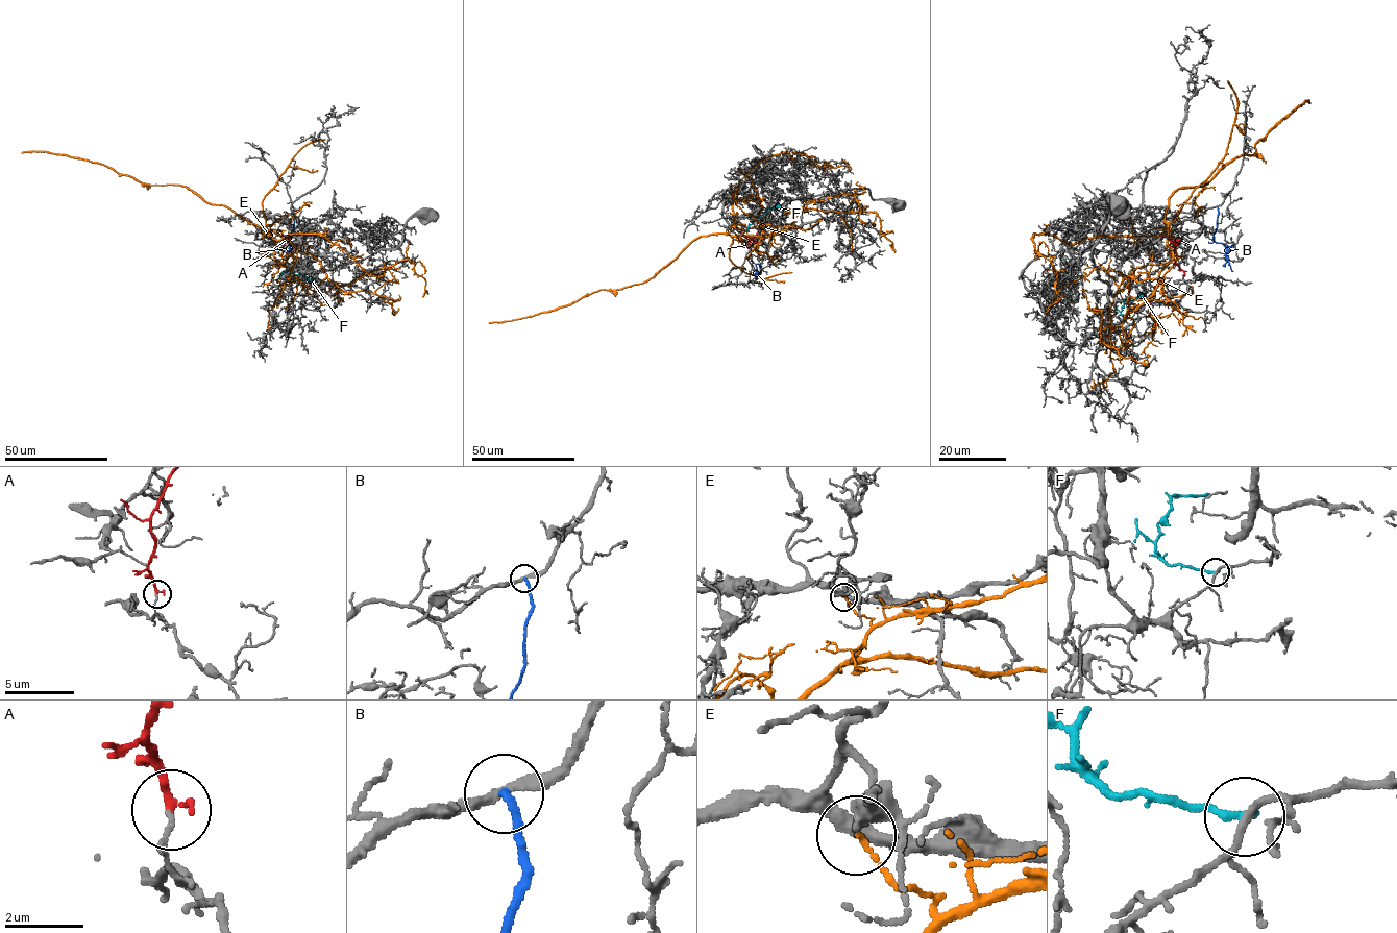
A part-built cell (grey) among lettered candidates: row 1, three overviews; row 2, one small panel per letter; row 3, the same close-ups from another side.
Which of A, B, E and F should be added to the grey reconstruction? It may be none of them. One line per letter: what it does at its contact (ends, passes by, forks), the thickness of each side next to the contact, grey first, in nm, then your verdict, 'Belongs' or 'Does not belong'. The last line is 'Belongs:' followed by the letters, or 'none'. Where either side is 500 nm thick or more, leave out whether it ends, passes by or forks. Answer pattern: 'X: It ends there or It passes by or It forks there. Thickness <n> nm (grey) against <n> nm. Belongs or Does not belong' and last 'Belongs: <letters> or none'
A: It ends there. Thickness 120 nm (grey) against 240 nm. Does not belong
B: It ends there. Thickness 260 nm (grey) against 220 nm. Does not belong
E: It ends there. Thickness 320 nm (grey) against 100 nm. Does not belong
F: It ends there. Thickness 140 nm (grey) against 200 nm. Does not belong
Belongs: none

